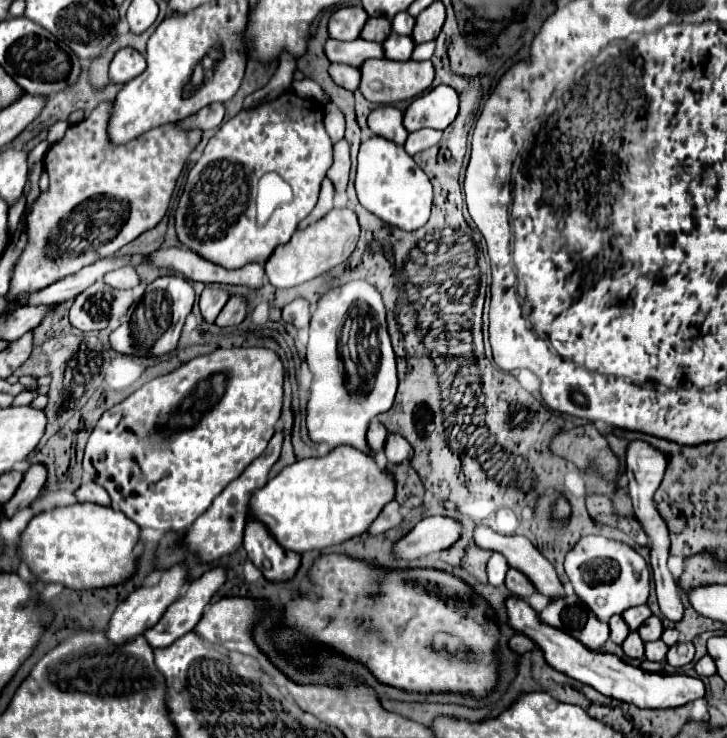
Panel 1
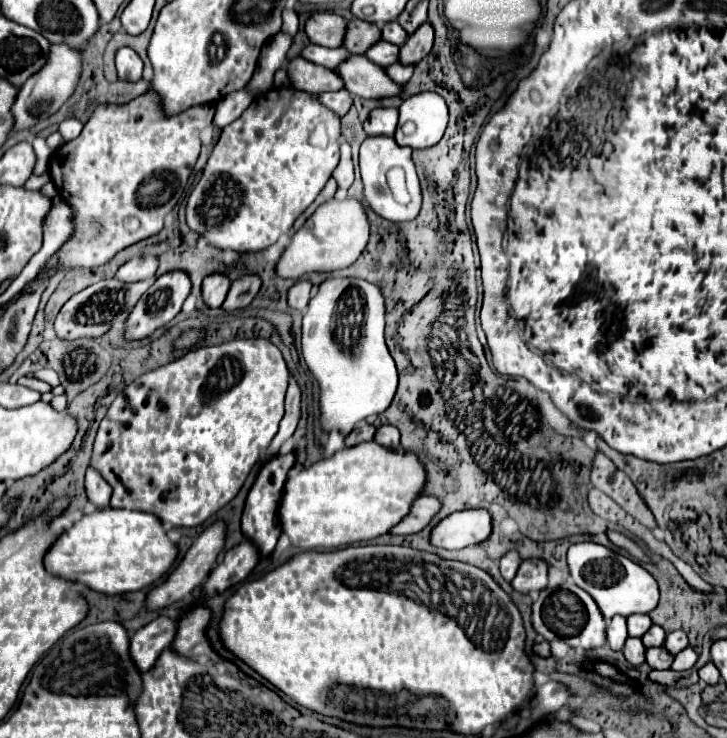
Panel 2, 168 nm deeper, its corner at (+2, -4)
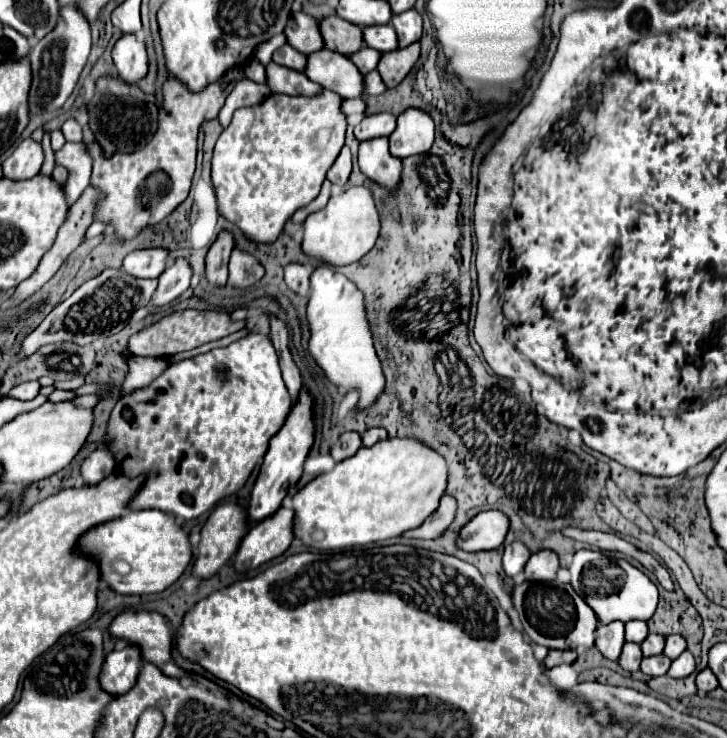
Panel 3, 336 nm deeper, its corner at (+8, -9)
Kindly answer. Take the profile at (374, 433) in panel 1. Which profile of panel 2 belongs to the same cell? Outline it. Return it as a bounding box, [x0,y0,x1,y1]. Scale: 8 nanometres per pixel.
[345,423,377,445]

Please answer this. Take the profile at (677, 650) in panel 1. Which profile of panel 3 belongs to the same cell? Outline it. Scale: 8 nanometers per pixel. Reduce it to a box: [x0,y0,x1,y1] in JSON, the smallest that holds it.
[667,650,695,678]

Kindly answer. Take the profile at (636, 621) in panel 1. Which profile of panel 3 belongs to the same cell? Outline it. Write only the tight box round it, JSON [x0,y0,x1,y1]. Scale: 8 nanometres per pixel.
[625,620,649,644]

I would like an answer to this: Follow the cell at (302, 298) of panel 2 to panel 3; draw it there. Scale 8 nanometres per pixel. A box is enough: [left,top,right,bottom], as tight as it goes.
[285,262,311,296]

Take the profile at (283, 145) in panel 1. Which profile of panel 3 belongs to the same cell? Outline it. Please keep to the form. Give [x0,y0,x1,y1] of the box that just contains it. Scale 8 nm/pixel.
[213,88,347,242]

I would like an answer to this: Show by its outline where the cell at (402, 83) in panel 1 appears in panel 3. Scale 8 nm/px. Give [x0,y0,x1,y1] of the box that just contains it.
[303,48,363,98]

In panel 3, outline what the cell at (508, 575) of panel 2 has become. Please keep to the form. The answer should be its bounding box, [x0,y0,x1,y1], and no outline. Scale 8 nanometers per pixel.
[503,542,531,576]

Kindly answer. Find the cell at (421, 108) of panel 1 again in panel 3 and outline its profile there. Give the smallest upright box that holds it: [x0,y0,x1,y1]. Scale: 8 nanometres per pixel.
[389,108,435,158]

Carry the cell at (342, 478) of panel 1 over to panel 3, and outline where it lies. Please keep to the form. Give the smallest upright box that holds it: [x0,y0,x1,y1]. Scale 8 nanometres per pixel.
[293,438,447,550]

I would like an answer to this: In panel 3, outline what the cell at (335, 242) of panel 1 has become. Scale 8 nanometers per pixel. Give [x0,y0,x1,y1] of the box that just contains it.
[303,186,381,266]

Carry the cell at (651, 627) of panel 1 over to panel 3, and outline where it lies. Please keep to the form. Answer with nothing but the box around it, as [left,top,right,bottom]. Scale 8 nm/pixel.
[641,634,665,656]

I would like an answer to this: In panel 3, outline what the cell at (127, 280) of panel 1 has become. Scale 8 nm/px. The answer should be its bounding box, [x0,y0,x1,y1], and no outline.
[123,248,169,278]

